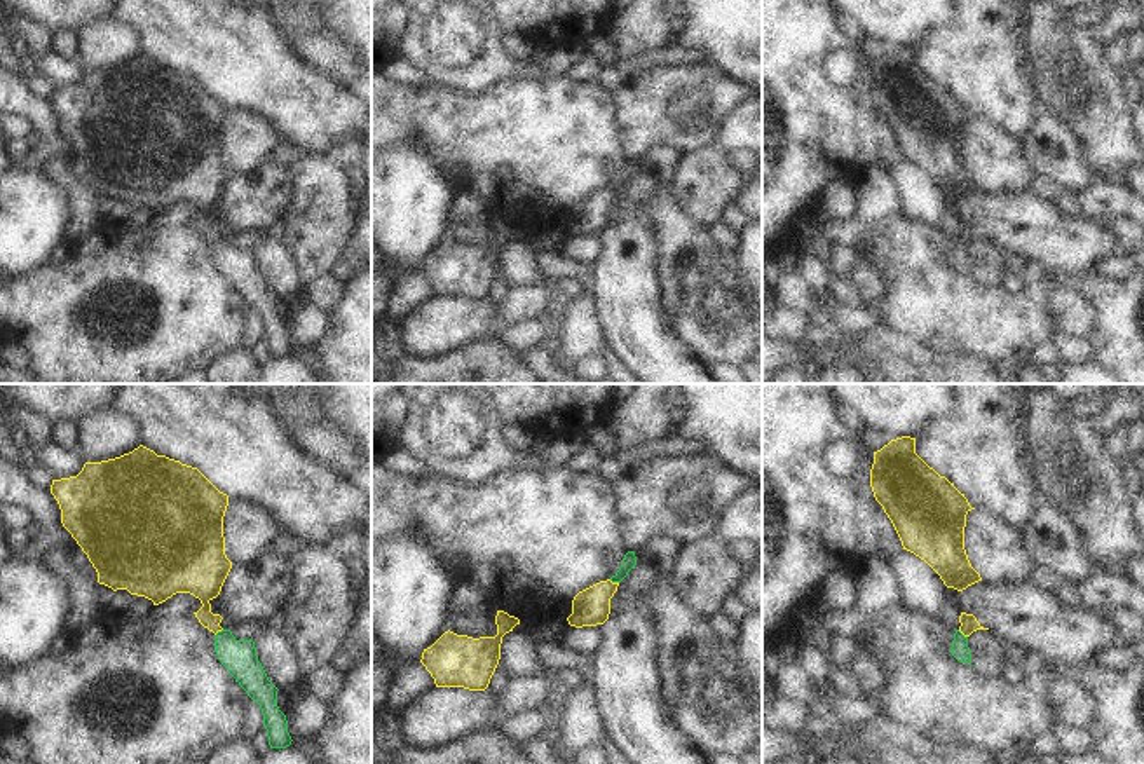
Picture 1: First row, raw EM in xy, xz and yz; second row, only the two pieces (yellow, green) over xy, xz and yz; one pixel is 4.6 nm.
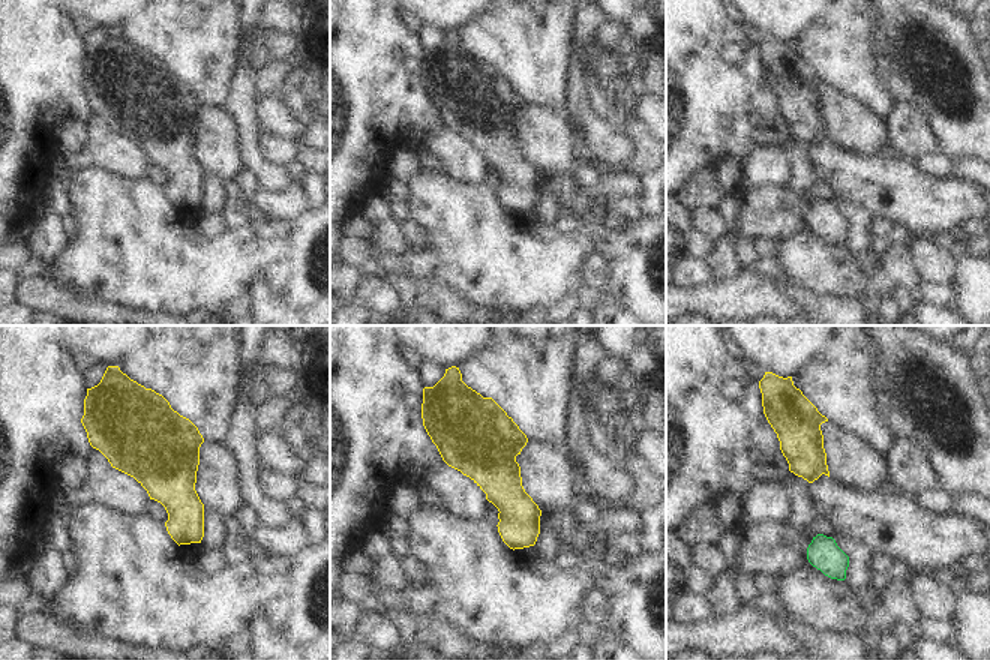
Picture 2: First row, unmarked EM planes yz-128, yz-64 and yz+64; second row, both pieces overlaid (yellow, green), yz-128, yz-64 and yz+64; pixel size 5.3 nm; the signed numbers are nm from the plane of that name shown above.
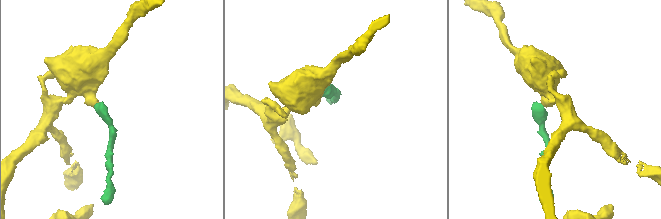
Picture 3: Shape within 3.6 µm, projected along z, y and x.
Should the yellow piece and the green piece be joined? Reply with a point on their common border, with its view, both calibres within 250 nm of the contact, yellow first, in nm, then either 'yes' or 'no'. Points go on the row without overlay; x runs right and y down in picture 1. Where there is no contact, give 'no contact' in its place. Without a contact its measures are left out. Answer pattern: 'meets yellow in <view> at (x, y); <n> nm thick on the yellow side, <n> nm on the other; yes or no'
meets yellow in xz at (614, 192); 170 nm thick on the yellow side, 60 nm on the other; yes

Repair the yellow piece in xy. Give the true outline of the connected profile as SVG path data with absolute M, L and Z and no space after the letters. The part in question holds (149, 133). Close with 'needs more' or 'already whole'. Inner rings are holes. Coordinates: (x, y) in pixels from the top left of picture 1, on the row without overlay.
M140 54L129 63L101 72L85 72L77 85L52 89L51 103L59 113L61 133L87 164L98 192L159 215L176 202L190 202L202 216L194 222L214 242L214 262L235 291L263 323L270 358L291 354L286 324L277 316L277 297L269 290L253 249L237 249L220 235L211 209L232 178L225 164L223 126L228 105L220 101L197 77L181 73Z; needs more

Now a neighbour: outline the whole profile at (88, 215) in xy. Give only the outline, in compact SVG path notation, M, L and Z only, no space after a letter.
M52 159L45 164L45 169L72 195L75 211L68 230L68 244L75 246L98 232L103 216L98 201L99 192L85 187L72 171L72 162L66 159Z

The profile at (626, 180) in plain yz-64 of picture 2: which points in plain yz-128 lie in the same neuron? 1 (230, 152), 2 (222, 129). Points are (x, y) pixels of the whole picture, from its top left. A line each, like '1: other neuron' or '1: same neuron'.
1: other neuron
2: other neuron

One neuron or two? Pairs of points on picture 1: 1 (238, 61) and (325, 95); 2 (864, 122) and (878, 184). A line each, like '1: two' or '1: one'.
1: one
2: two

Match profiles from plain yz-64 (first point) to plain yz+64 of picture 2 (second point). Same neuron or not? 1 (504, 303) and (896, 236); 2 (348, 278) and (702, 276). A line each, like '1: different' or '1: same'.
1: different
2: same

